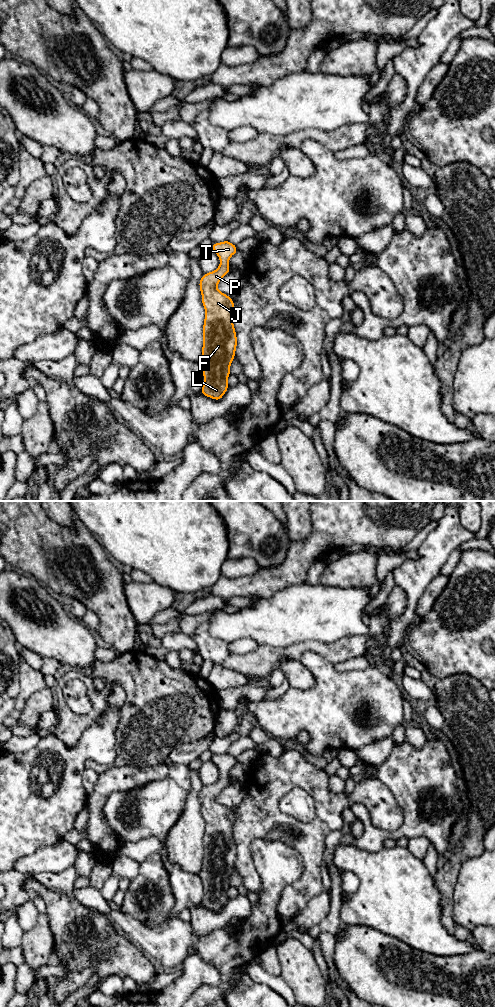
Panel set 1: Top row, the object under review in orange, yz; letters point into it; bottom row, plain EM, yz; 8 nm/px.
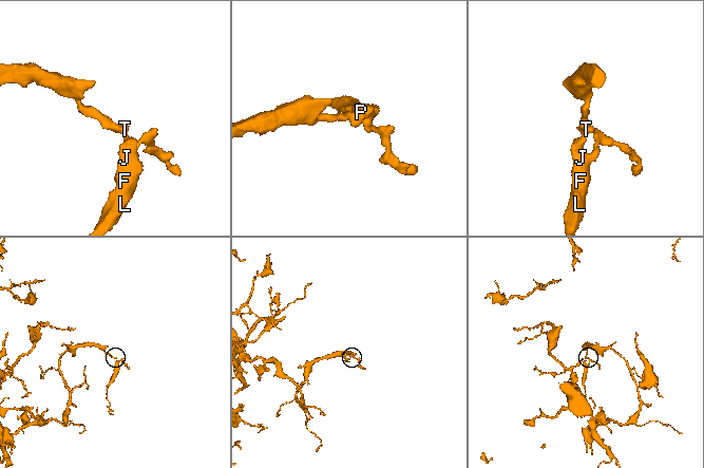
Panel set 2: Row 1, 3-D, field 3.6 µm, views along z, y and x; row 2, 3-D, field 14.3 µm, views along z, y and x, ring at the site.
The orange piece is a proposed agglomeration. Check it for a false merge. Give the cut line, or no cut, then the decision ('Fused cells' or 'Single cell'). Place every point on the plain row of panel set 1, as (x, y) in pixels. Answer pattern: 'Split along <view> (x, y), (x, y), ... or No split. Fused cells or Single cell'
No split. Single cell

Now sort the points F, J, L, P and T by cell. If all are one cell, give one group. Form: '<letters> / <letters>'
F J L P T

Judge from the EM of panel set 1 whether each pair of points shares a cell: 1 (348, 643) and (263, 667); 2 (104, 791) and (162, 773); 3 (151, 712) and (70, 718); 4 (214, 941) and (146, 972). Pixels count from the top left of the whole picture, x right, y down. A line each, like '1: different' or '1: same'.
1: same
2: same
3: same
4: different

